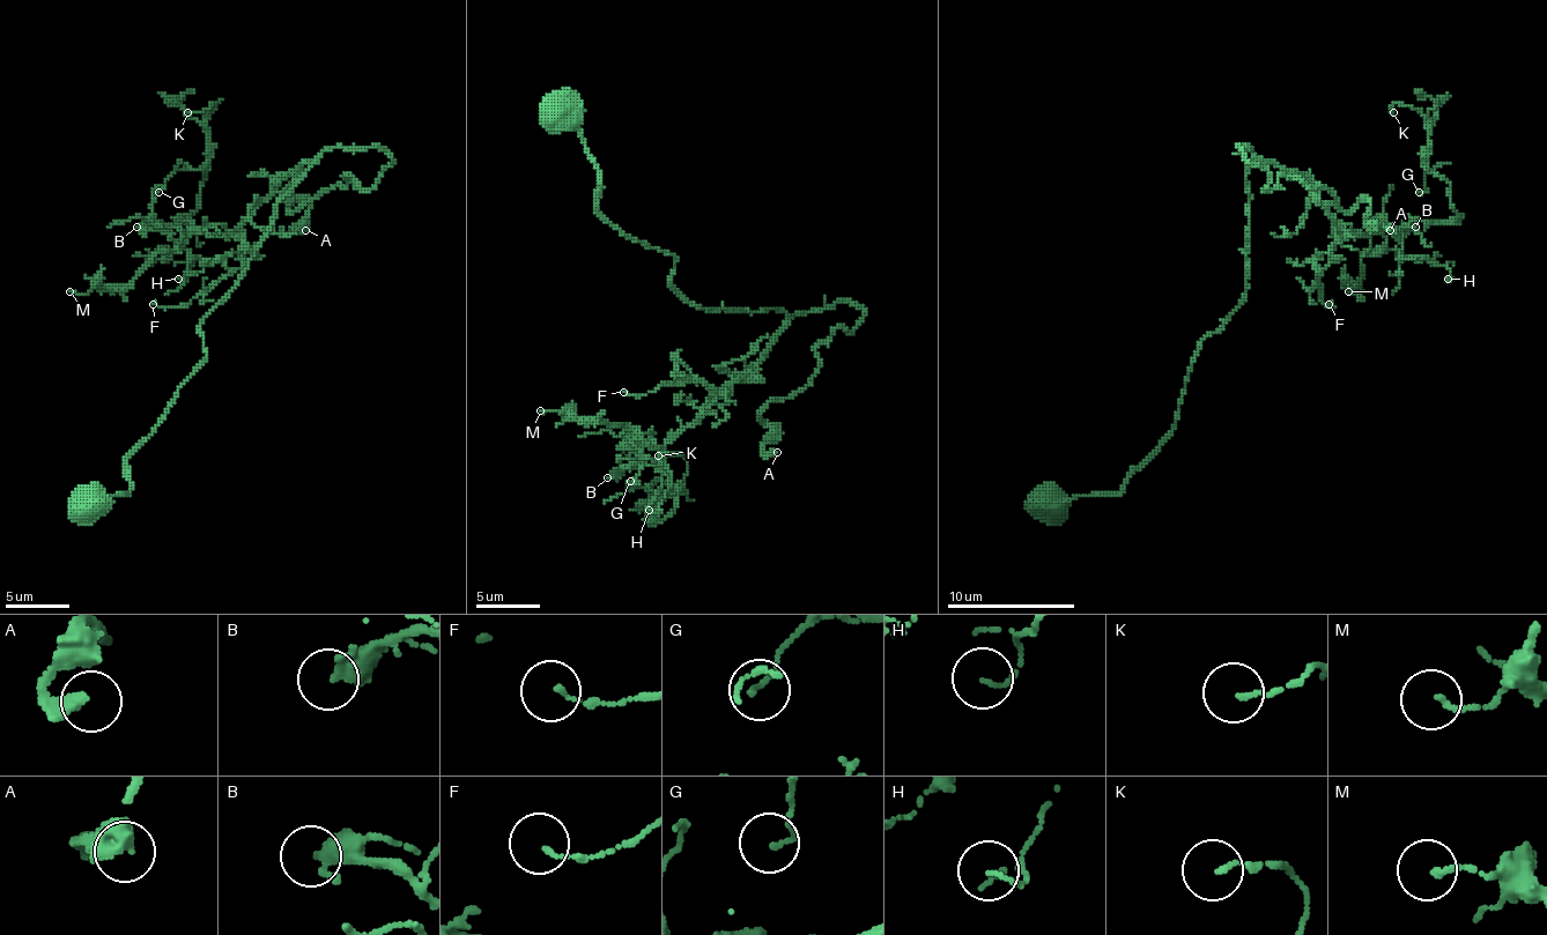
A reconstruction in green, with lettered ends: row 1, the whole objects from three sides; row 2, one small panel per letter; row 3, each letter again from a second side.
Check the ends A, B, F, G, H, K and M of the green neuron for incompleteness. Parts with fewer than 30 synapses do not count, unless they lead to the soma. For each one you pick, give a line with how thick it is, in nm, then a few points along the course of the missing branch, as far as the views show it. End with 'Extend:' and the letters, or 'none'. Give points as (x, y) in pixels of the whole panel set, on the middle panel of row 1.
A: Thickness 340 nm. Course of what is missing: (777, 452), (790, 450), (821, 410), (796, 408), (781, 417), (770, 401), (767, 379), (812, 334)
Extend: A

